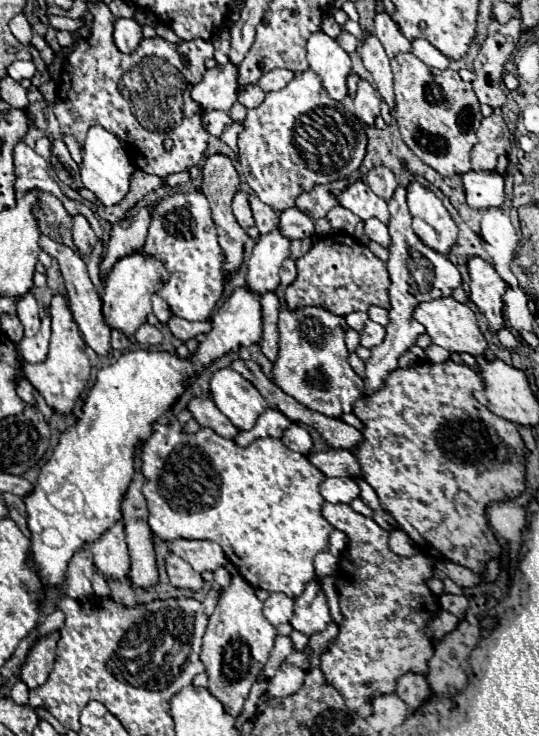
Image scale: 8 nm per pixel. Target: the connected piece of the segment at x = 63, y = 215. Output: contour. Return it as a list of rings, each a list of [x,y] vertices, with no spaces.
[[[42,194],[40,204],[34,210],[38,218],[38,226],[44,236],[76,250],[72,242],[72,216],[66,212],[62,202],[52,194]]]

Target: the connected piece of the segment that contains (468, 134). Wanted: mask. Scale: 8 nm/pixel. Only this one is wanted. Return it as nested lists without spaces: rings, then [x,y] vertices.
[[[412,52],[392,60],[396,108],[392,110],[406,146],[442,176],[464,174],[470,170],[470,150],[476,144],[476,130],[482,122],[480,102],[472,84],[464,82],[454,70],[436,70],[418,60]]]

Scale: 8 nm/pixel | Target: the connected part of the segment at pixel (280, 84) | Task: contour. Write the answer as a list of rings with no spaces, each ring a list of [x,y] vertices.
[[[274,68],[274,70],[262,74],[262,78],[258,80],[258,86],[260,86],[264,92],[272,92],[272,90],[284,88],[292,78],[294,78],[294,72],[292,72],[292,70]]]

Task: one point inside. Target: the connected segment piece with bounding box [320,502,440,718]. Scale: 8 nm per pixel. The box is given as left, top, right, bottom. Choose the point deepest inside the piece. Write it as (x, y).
(385, 603)

